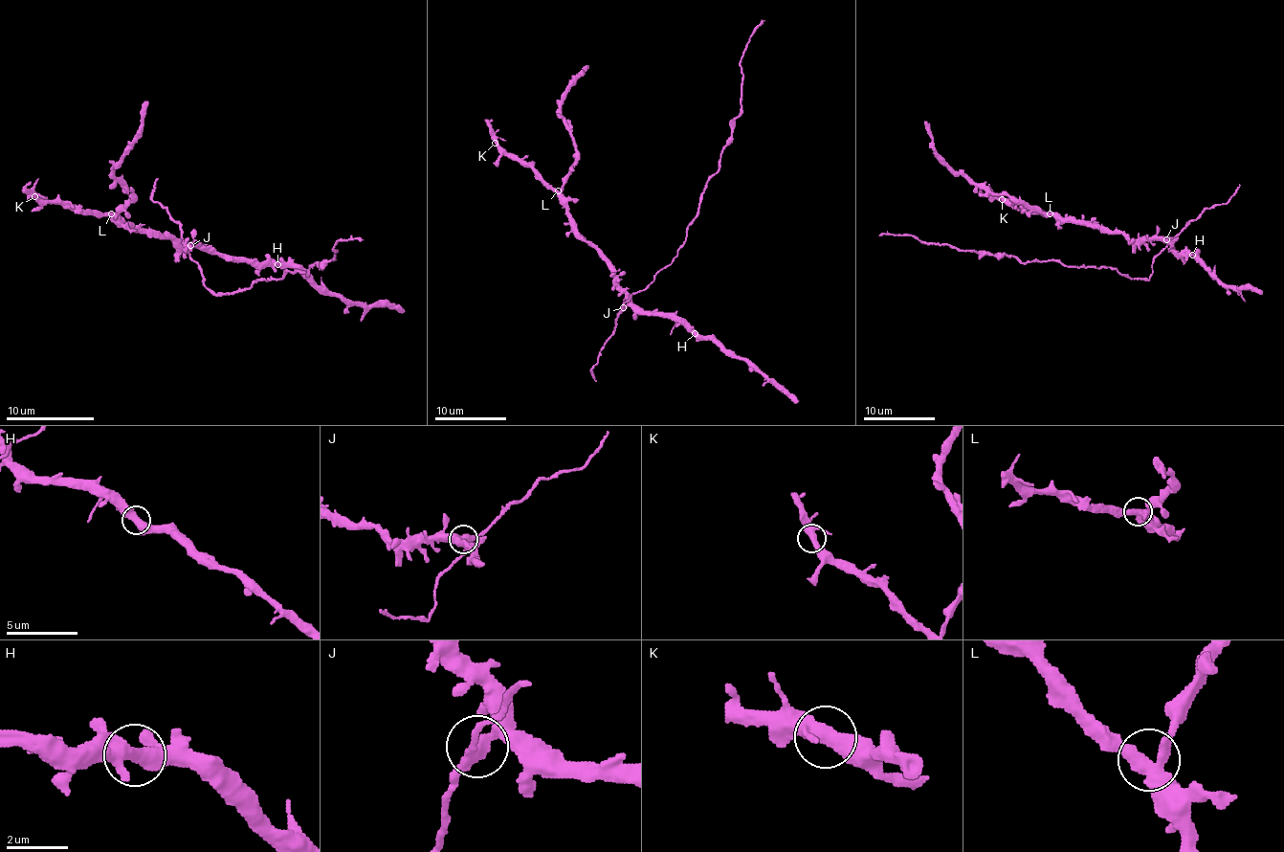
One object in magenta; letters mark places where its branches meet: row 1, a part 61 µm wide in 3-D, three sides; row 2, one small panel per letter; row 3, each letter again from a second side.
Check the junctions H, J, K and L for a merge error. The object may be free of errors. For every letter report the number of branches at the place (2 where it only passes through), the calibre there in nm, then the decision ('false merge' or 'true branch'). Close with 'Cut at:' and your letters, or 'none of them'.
H: 3 | 400 nm | true branch
J: 3 | 380 nm | false merge
K: 3 | 400 nm | true branch
L: 3 | 400 nm | true branch
Cut at: J

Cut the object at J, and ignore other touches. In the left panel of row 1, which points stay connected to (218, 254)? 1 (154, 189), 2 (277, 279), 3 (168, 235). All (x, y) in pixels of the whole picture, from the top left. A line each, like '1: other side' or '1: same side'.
1: other side
2: other side
3: same side

